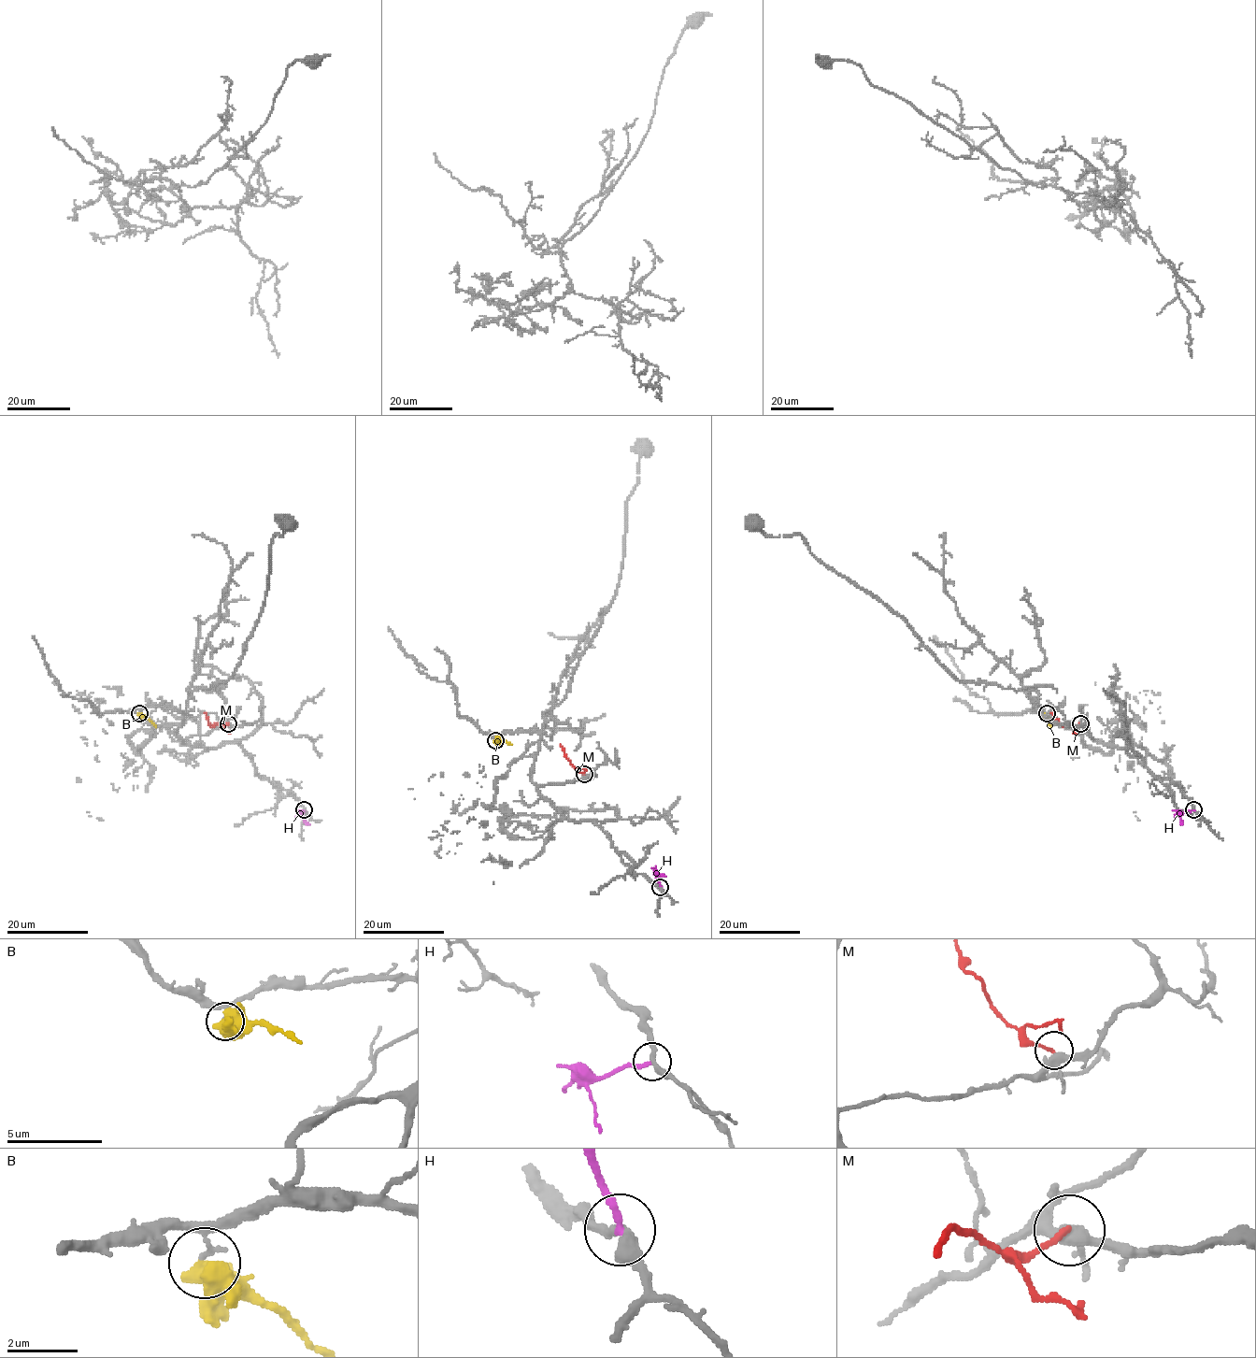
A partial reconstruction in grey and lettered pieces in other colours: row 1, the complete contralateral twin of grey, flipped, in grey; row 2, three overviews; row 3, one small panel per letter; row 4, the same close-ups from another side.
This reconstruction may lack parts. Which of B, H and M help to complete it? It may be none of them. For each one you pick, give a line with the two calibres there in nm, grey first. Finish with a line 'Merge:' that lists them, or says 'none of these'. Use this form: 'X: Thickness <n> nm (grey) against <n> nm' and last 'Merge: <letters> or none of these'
Merge: none of these

